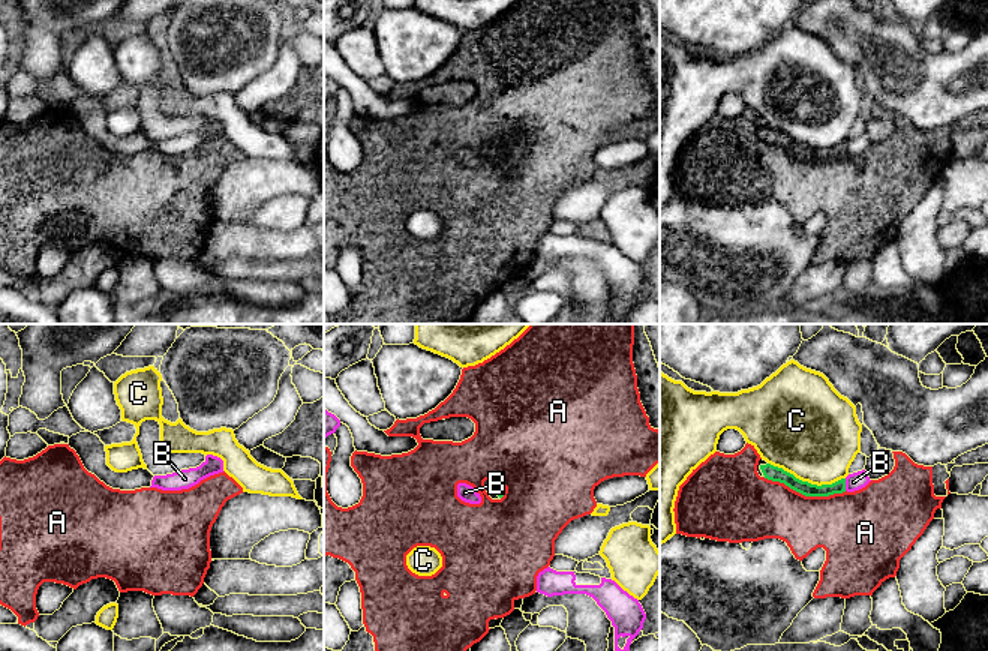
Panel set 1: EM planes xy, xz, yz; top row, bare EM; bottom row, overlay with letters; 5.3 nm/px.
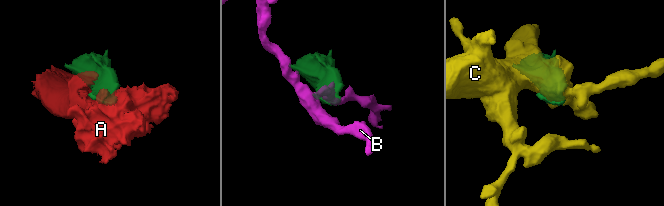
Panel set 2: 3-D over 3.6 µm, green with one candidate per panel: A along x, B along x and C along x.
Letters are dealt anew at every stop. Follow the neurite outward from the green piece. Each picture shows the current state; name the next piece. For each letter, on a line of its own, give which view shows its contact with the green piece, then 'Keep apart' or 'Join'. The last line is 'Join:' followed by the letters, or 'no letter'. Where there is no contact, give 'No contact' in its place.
A: Touches green in yz. Keep apart
B: Touches green in yz. Keep apart
C: Touches green in yz. Keep apart
Join: no letter

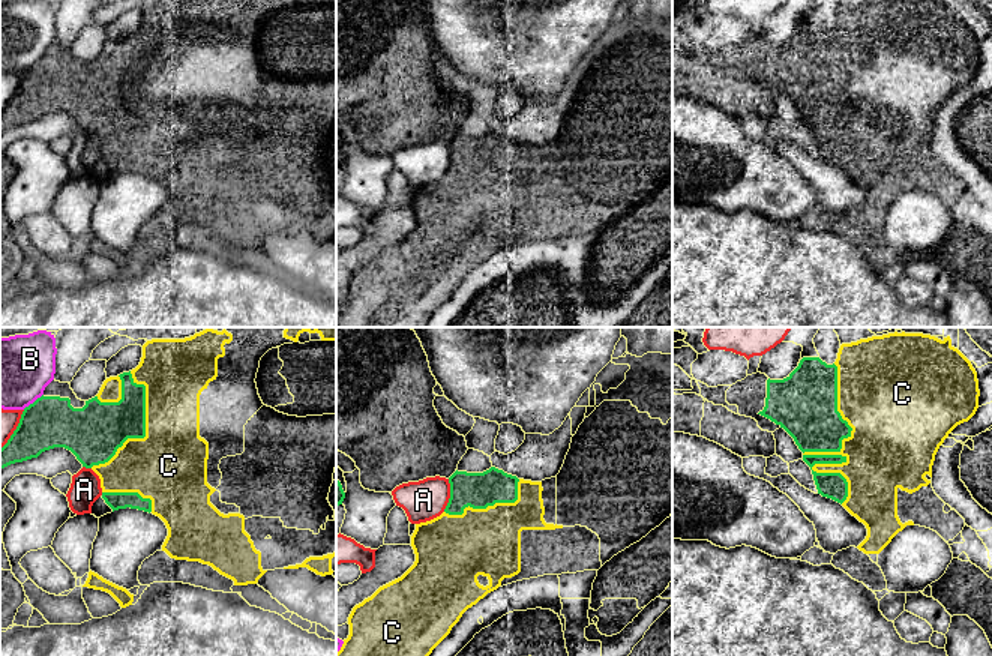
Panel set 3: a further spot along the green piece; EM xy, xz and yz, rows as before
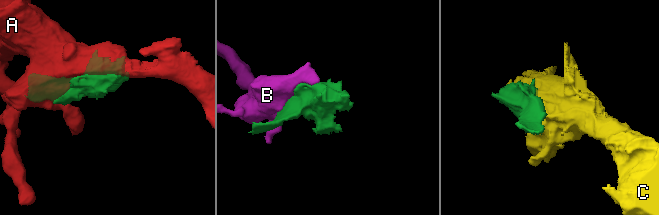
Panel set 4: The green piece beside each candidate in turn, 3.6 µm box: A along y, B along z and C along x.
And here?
A: Touches green in xz. Keep apart
B: Touches green in xy. Keep apart
C: Touches green in yz. Join
Join: C

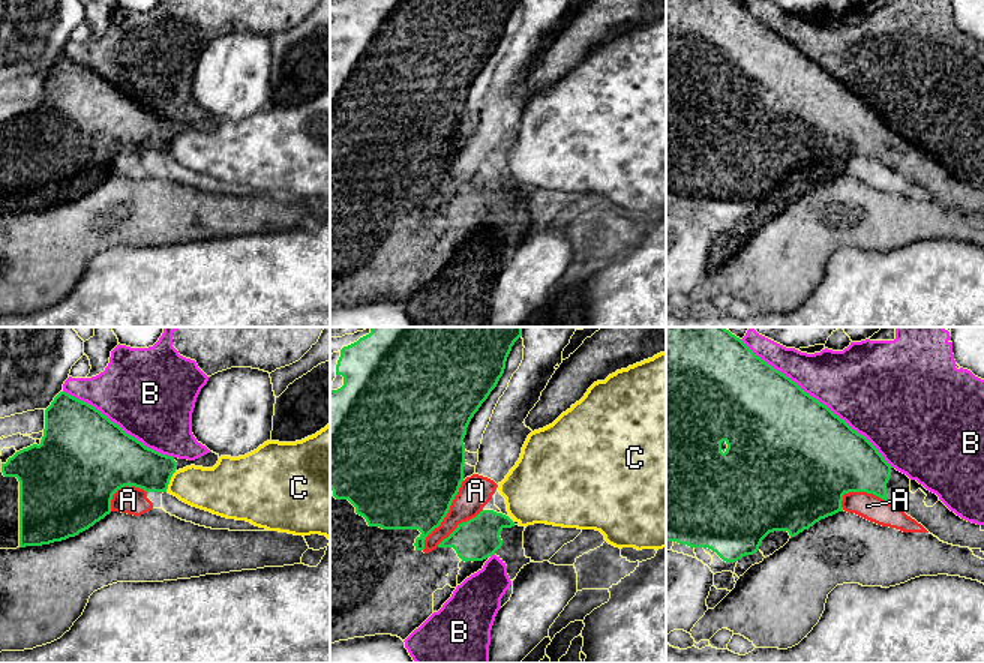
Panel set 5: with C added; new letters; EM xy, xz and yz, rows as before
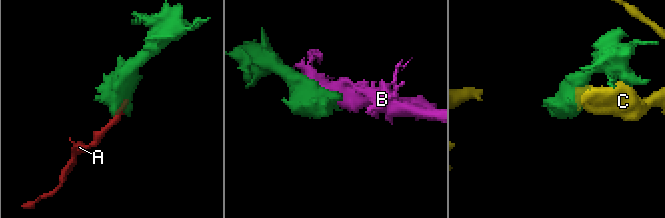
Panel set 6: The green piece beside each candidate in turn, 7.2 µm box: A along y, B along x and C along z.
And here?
A: Touches green in xz. Keep apart
B: Touches green in yz. Keep apart
C: Touches green in xy. Keep apart
Join: no letter

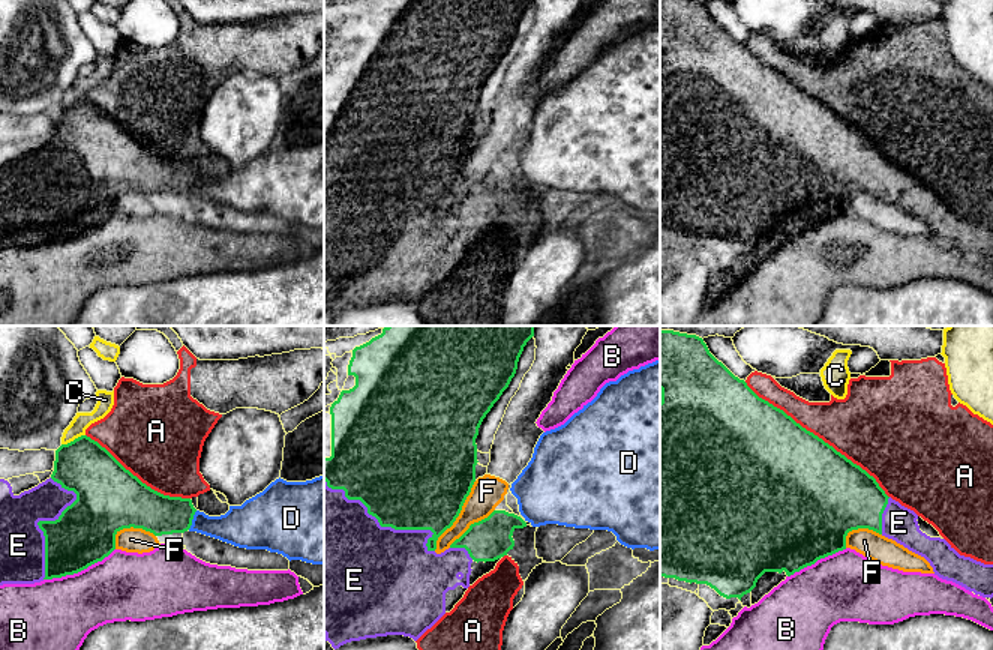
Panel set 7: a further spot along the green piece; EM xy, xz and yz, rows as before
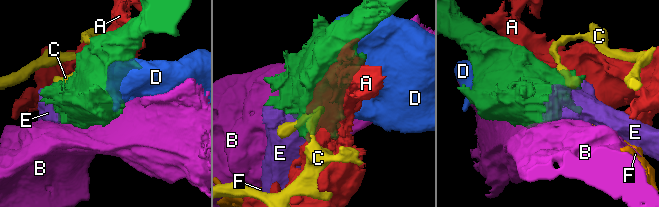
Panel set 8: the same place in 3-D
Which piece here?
A: Touches green in yz. Keep apart
B: Touches green in xy. Keep apart
C: Touches green in xy. Keep apart
D: Touches green in xy. Keep apart
E: Touches green in xz. Join
F: Touches green in xz. Keep apart
Join: E

